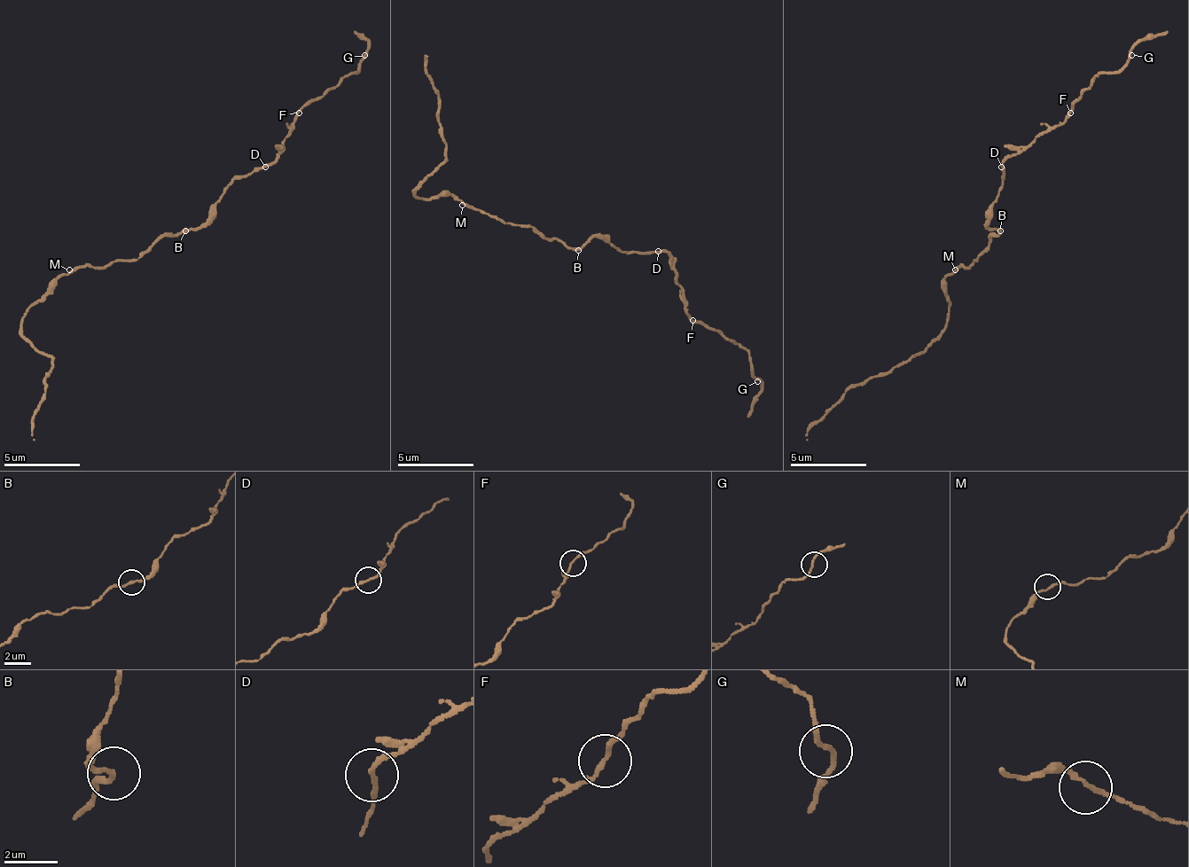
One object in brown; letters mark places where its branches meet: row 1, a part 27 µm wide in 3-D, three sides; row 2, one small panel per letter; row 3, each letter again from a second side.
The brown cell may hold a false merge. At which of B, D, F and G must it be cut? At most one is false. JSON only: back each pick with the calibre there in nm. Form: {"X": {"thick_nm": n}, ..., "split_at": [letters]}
{"split_at": []}

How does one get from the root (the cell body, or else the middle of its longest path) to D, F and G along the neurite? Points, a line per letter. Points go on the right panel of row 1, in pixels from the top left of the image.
D: (994, 231), (997, 231), (989, 228), (989, 205), (997, 197), (997, 190), (1001, 185), (1001, 167)
F: (994, 231), (997, 231), (989, 228), (989, 205), (1001, 185), (1001, 167), (1044, 132), (1052, 132), (1070, 113)
G: (994, 231), (989, 205), (1001, 185), (1001, 167), (1052, 132), (1097, 74), (1116, 71), (1131, 55)

